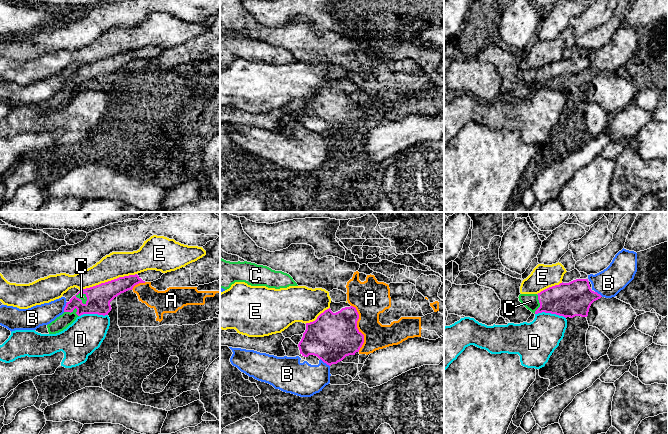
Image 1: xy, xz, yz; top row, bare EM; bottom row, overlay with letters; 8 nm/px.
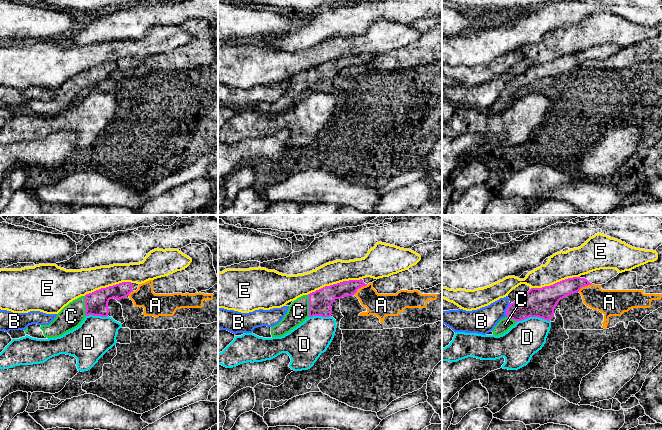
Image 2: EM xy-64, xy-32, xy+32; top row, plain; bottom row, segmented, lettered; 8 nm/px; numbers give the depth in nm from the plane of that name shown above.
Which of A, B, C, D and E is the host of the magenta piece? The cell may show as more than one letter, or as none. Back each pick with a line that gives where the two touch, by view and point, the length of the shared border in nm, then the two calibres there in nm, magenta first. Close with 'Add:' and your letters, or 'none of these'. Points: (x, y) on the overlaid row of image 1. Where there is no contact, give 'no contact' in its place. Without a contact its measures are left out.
C: contact xy (81, 300); length 120 nm; calibres 190 and 50 nm
Add: C

